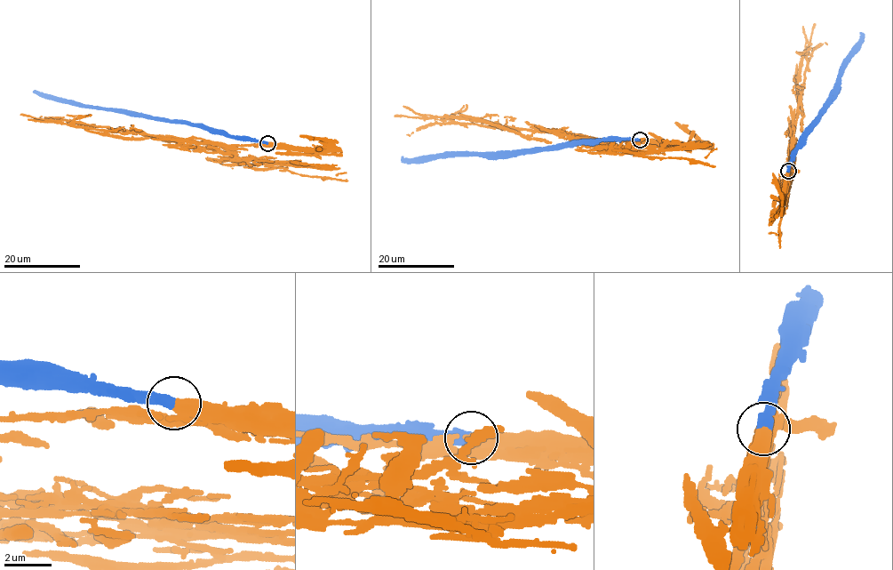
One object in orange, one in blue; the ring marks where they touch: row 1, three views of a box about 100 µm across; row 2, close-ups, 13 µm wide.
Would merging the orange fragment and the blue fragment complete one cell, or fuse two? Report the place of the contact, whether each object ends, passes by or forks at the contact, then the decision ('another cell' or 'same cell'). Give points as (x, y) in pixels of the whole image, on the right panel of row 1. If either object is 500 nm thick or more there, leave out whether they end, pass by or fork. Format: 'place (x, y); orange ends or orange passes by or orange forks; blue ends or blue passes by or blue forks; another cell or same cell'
place (788, 171); another cell

